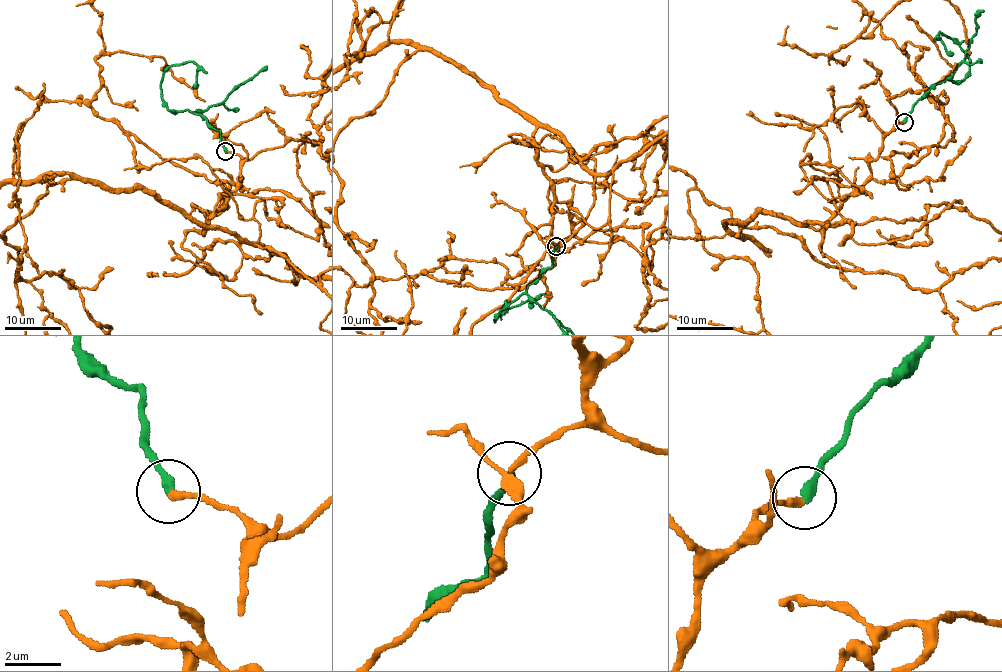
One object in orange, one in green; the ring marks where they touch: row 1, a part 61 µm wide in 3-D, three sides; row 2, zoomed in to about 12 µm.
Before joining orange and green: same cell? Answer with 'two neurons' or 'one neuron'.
one neuron

